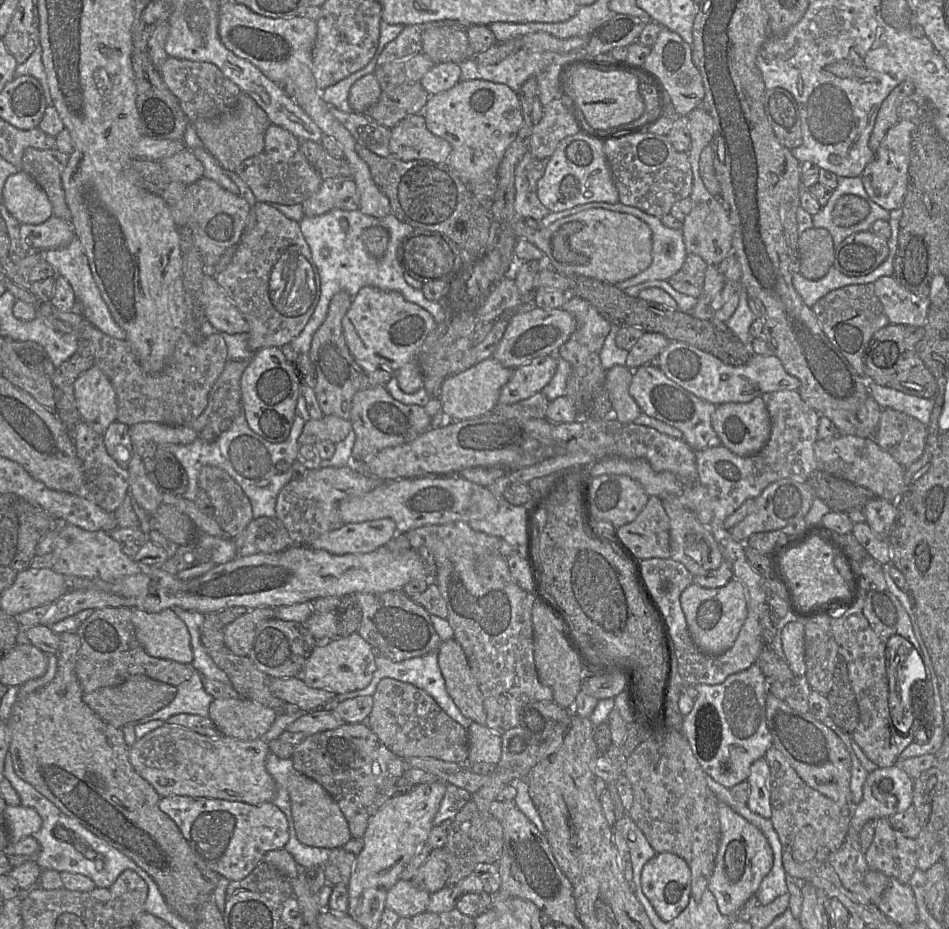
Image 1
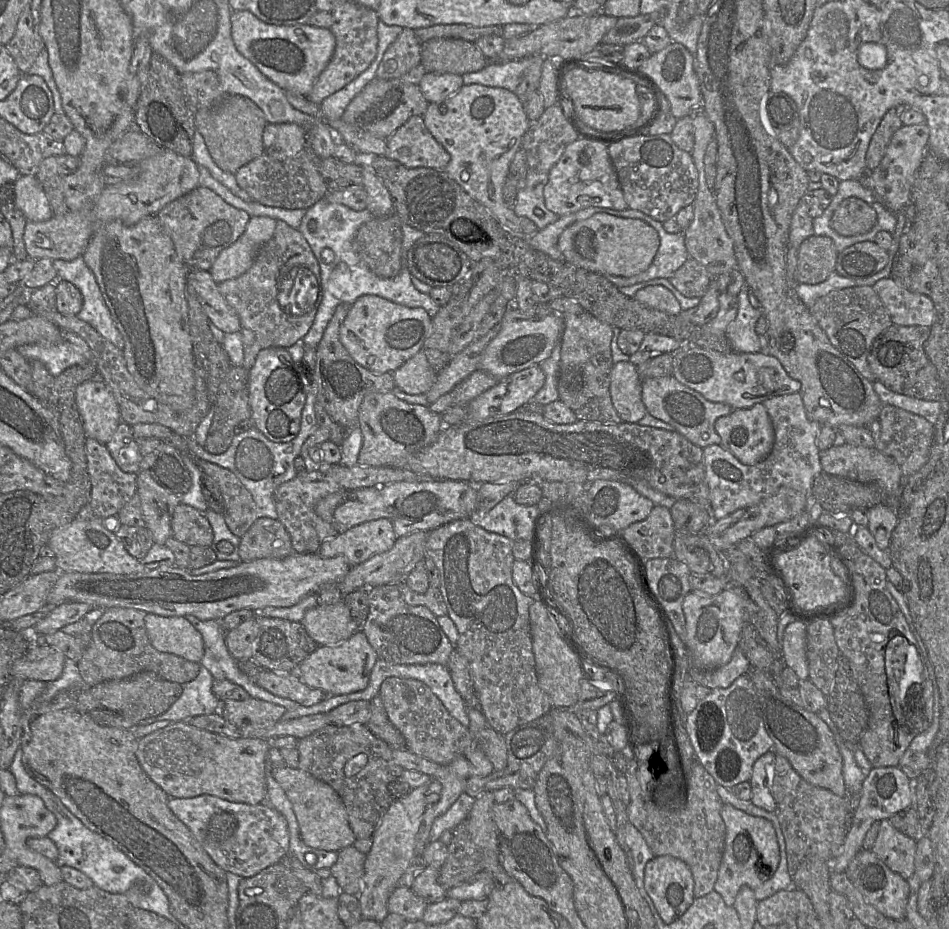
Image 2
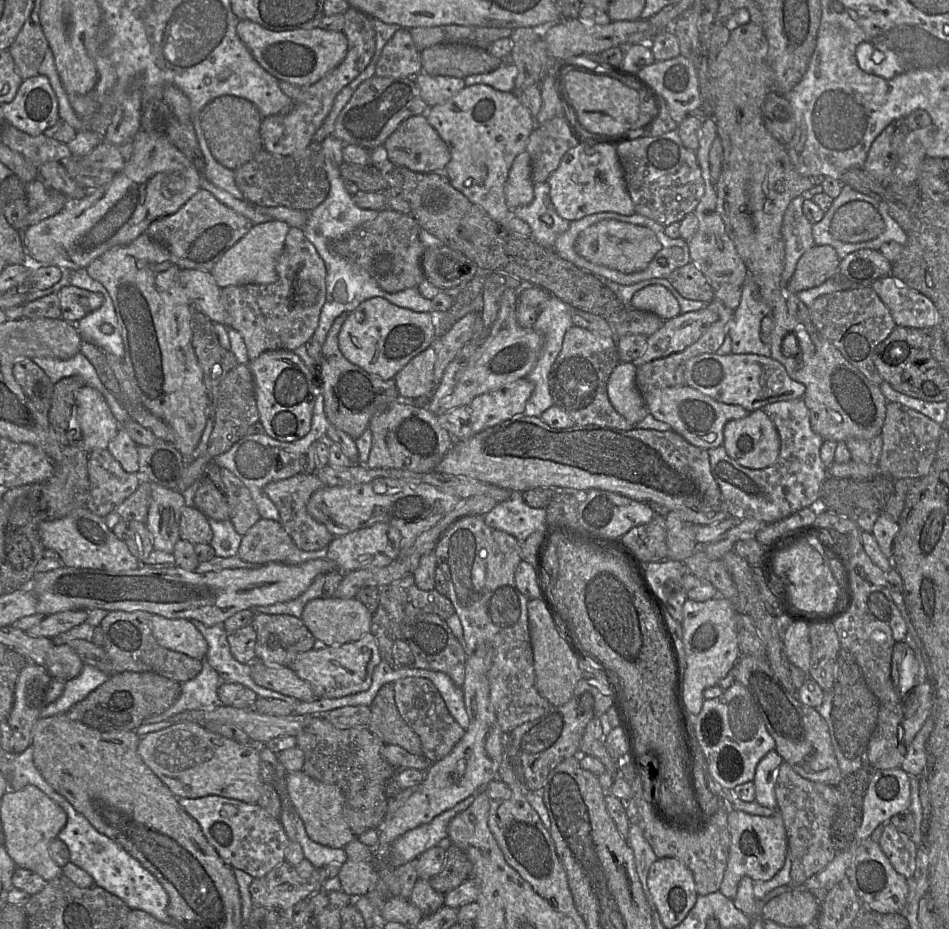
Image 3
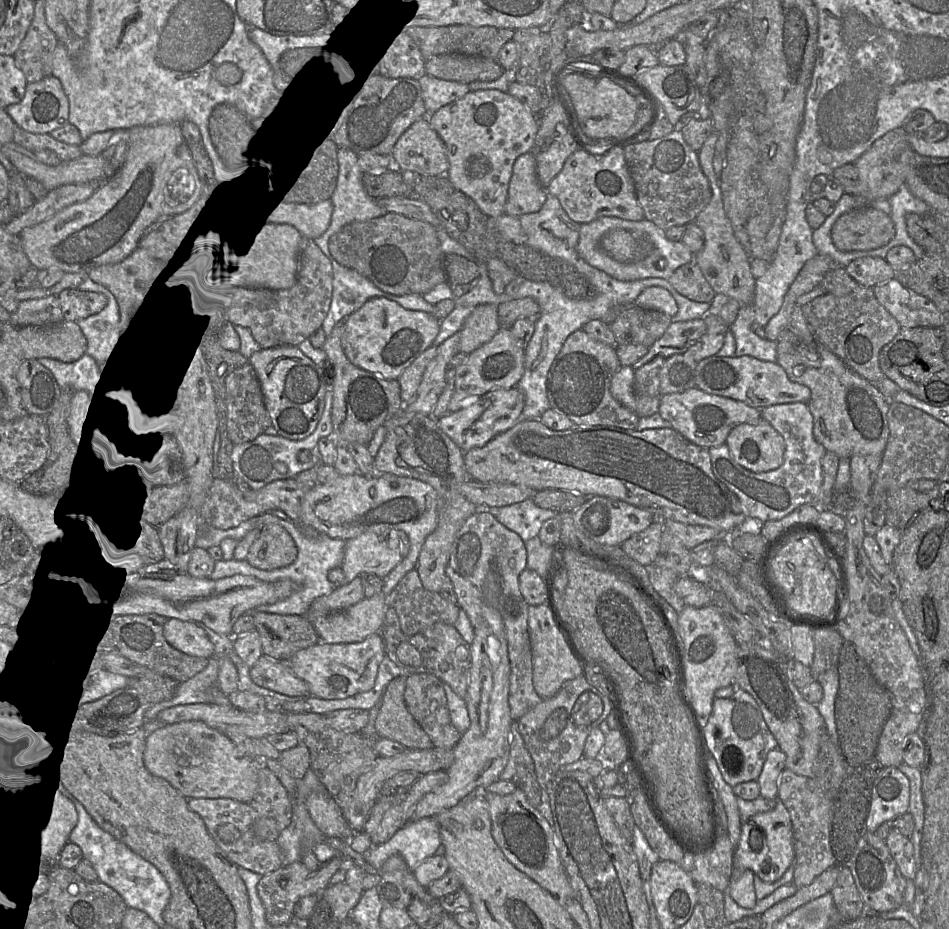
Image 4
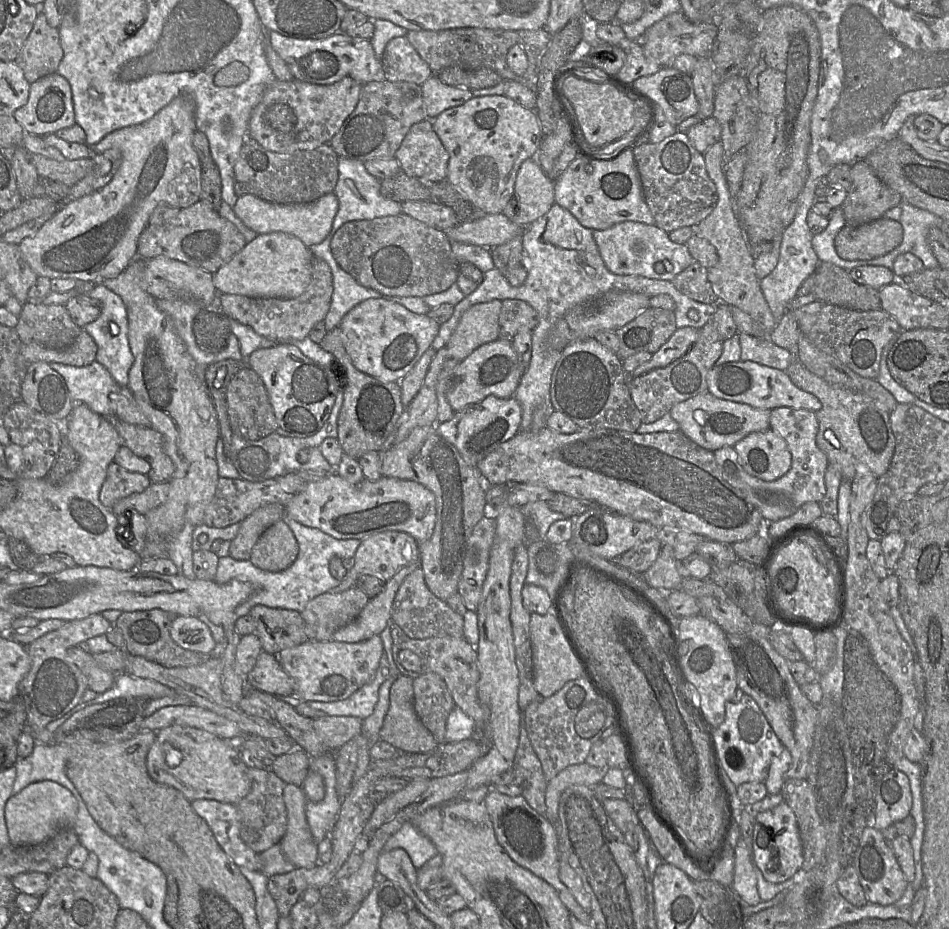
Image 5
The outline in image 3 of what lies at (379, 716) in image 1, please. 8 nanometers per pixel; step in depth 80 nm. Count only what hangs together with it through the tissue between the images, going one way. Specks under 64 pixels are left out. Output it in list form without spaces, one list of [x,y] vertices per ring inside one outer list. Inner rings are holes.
[[[407,677],[394,682],[395,703],[404,722],[419,736],[423,756],[431,763],[446,757],[465,734],[451,716],[432,681],[422,677]]]

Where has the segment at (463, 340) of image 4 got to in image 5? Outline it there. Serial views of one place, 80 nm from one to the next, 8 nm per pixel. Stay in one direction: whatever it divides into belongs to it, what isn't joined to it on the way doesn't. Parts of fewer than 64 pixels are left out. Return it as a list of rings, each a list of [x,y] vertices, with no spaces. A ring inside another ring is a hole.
[[[502,301],[479,303],[466,310],[446,344],[449,359],[461,362],[479,346],[499,338]]]

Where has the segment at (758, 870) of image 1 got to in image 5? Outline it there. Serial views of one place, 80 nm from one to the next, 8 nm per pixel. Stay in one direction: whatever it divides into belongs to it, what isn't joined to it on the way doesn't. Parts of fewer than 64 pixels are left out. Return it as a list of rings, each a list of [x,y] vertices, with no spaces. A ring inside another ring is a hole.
[[[784,801],[779,805],[759,812],[754,818],[752,860],[766,881],[779,884],[796,875],[803,864],[803,847],[797,820],[793,810]]]

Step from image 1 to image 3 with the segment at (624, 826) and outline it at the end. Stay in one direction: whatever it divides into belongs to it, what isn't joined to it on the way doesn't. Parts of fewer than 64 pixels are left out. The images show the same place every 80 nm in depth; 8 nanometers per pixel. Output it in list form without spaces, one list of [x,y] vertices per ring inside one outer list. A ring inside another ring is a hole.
[[[630,824],[629,835],[626,841],[633,850],[636,871],[641,881],[645,897],[647,899],[652,899],[647,883],[648,872],[650,866],[658,857],[655,855],[648,841],[643,836],[641,829],[637,825]]]

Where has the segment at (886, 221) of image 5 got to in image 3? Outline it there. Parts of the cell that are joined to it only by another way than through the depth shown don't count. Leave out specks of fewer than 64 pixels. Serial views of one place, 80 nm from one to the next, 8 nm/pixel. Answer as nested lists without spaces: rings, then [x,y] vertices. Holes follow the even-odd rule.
[[[853,200],[841,205],[830,222],[832,237],[844,243],[869,241],[879,236],[885,223],[868,202]]]

